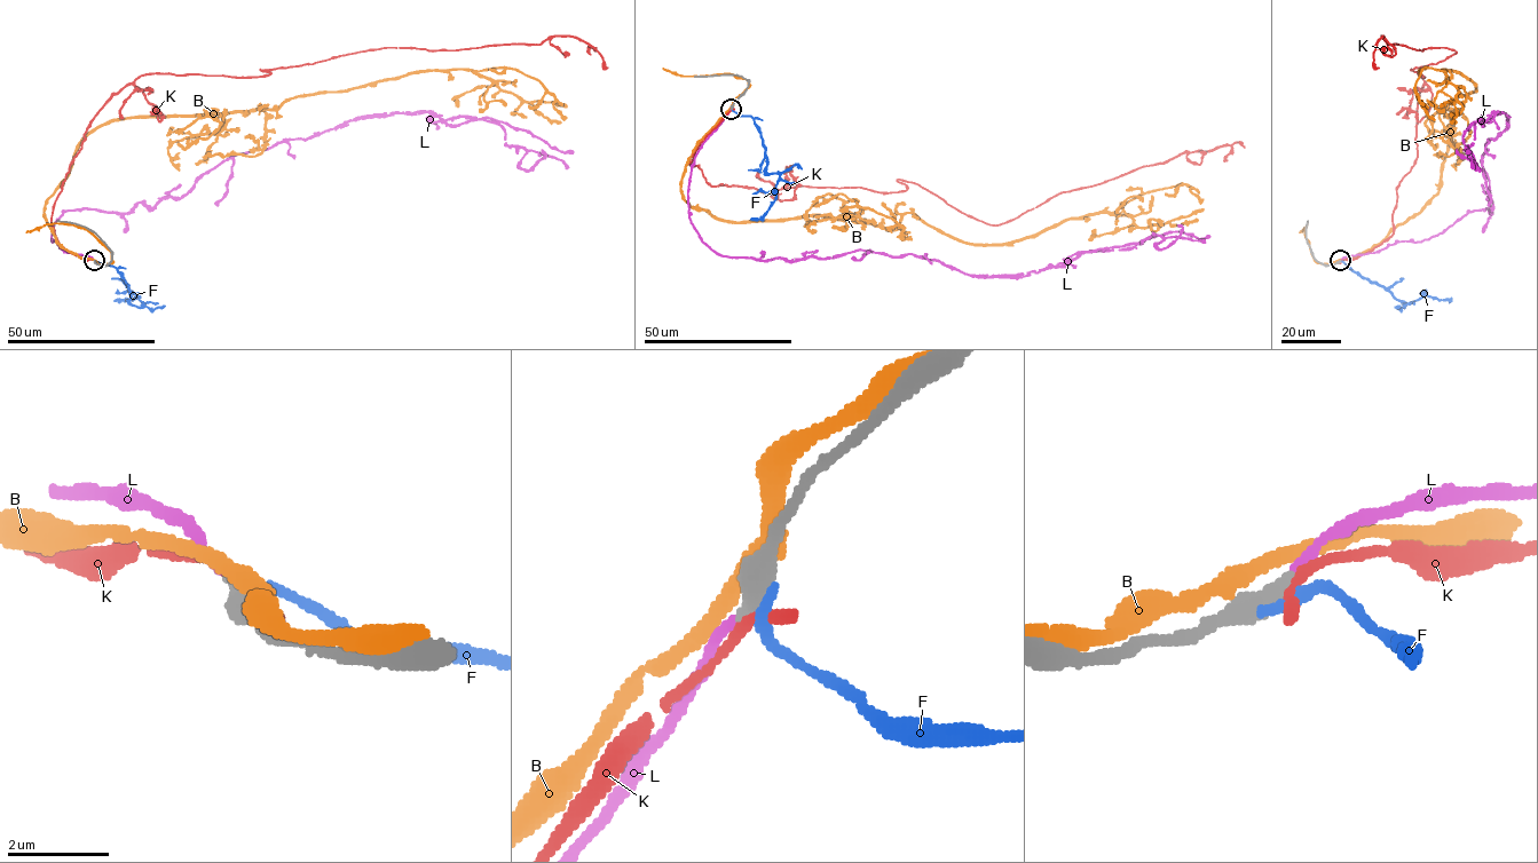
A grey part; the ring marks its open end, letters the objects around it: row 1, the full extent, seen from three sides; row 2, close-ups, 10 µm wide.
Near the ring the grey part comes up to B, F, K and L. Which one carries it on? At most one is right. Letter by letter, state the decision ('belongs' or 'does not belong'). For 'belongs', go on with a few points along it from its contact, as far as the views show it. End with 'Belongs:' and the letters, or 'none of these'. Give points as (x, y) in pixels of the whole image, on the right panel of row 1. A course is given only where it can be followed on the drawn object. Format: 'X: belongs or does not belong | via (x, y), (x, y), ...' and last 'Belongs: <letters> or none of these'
B: does not belong
F: does not belong
K: does not belong
L: belongs | via (1340, 260), (1491, 213), (1482, 157), (1508, 116), (1475, 121), (1466, 147), (1480, 171), (1457, 150)
Belongs: L

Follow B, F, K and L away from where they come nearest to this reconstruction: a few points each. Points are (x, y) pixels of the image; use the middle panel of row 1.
B: (732, 105), (681, 179), (692, 206), (725, 221), (894, 229), (914, 213), (1003, 244), (1185, 183), (1200, 204)
F: (732, 108), (754, 119), (765, 149), (766, 172), (779, 174), (772, 205), (763, 216), (751, 219)
K: (732, 109), (687, 161), (711, 185), (897, 192), (907, 189), (900, 179), (998, 226), (1183, 153), (1245, 147)
L: (731, 109), (687, 191), (694, 229), (722, 255), (867, 251), (1023, 277), (1152, 236), (1165, 248), (1178, 226)

